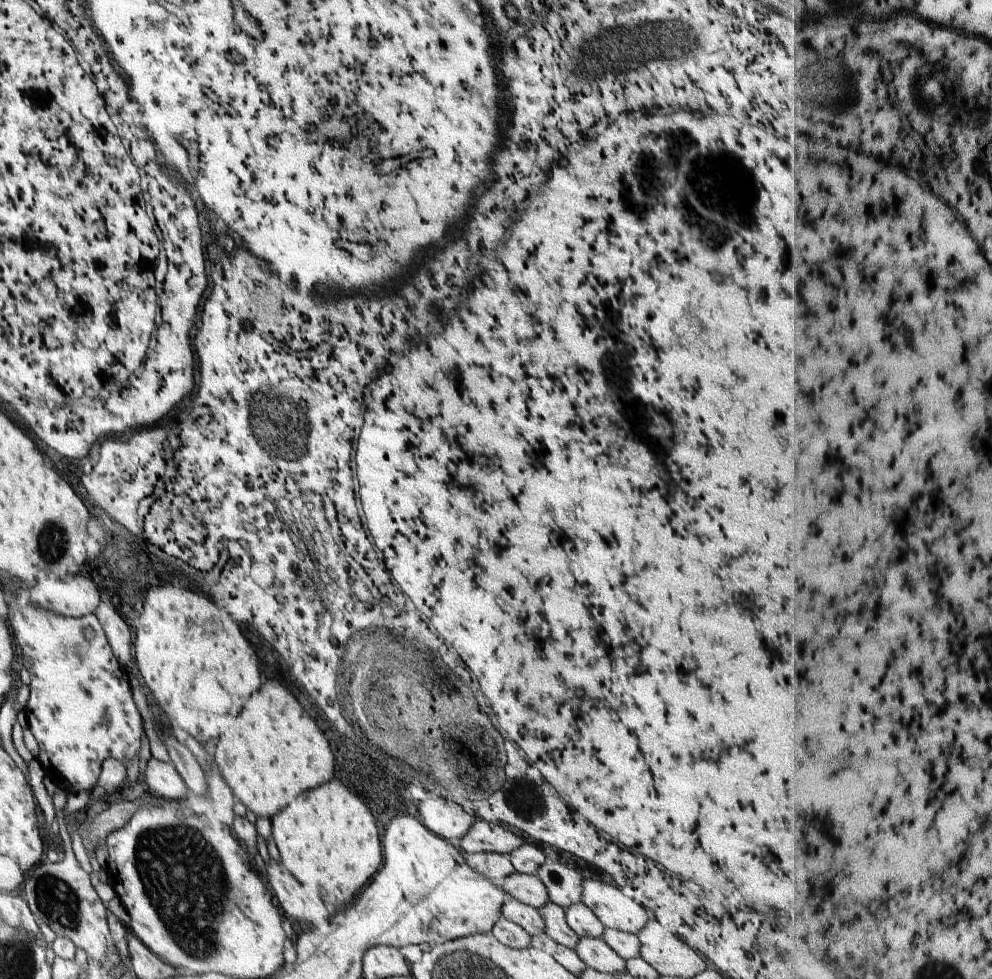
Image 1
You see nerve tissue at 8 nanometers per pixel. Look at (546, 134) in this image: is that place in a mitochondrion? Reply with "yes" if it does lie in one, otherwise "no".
no

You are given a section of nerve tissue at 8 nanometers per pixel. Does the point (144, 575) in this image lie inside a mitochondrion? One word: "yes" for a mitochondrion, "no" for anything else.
no

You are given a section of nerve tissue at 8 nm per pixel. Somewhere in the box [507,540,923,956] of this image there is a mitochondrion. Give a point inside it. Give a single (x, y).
(527, 788)

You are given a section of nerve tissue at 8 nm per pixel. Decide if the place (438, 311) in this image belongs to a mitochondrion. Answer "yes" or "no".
no

